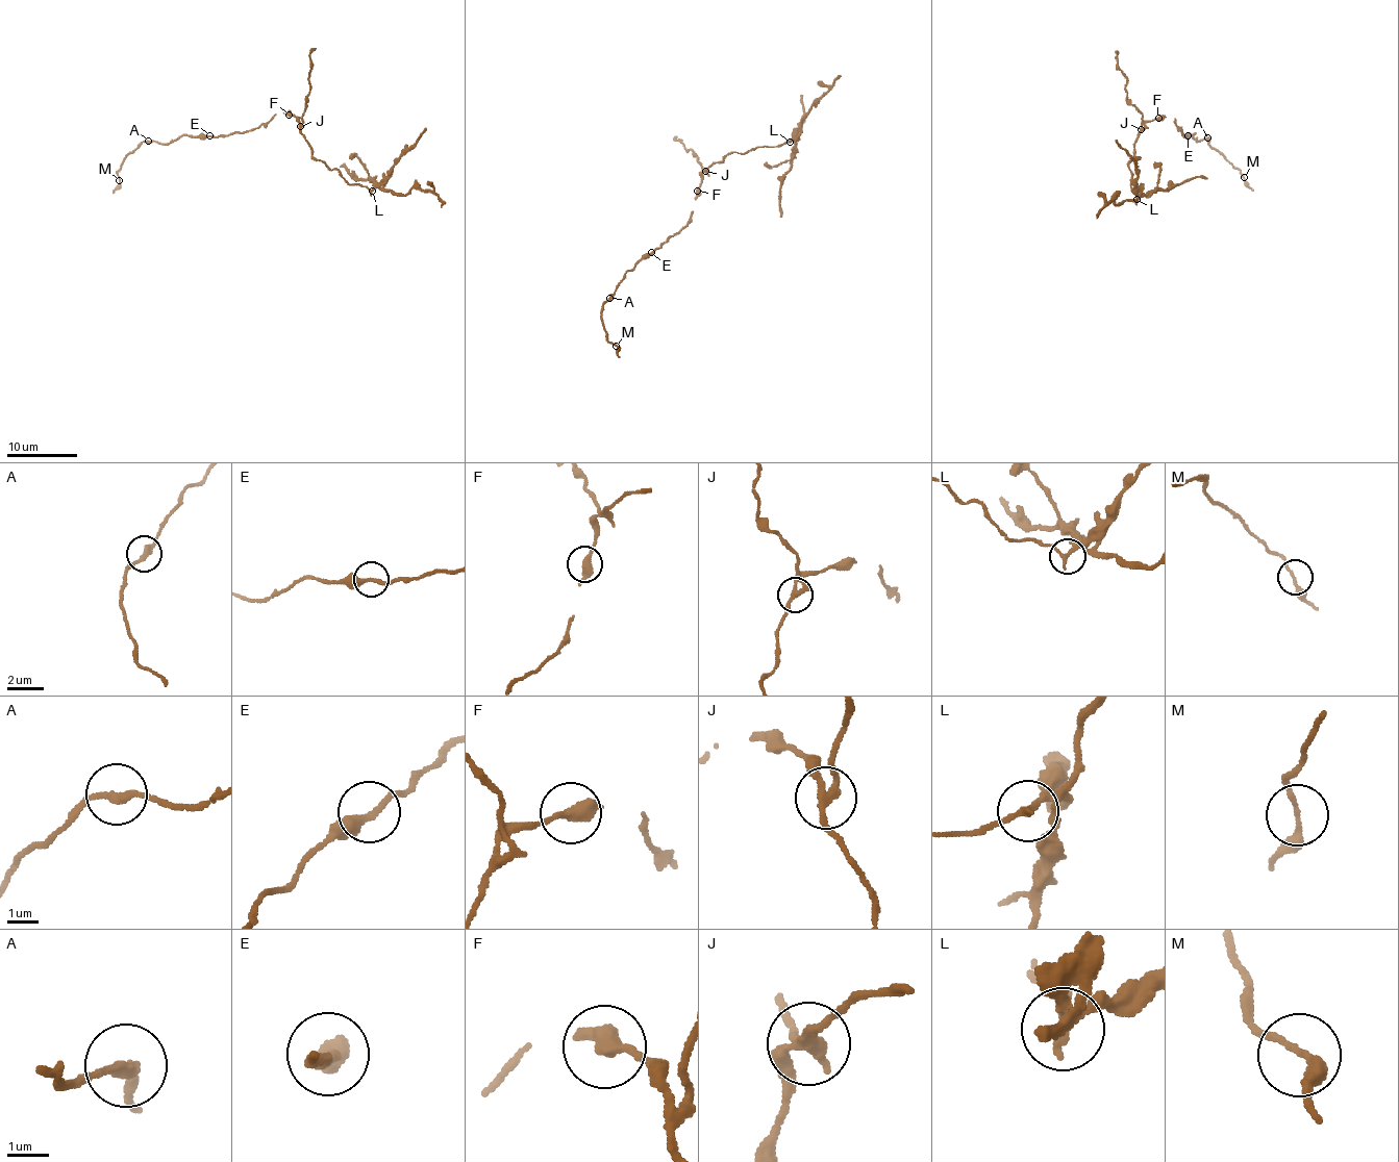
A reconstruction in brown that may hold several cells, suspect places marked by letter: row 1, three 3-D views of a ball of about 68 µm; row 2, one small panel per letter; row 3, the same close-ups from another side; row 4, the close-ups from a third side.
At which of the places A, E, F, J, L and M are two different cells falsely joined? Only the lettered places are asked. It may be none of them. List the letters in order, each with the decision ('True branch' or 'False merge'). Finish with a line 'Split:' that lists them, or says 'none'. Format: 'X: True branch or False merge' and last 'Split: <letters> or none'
A: True branch
E: True branch
F: True branch
J: False merge
L: False merge
M: True branch
Split: J, L

